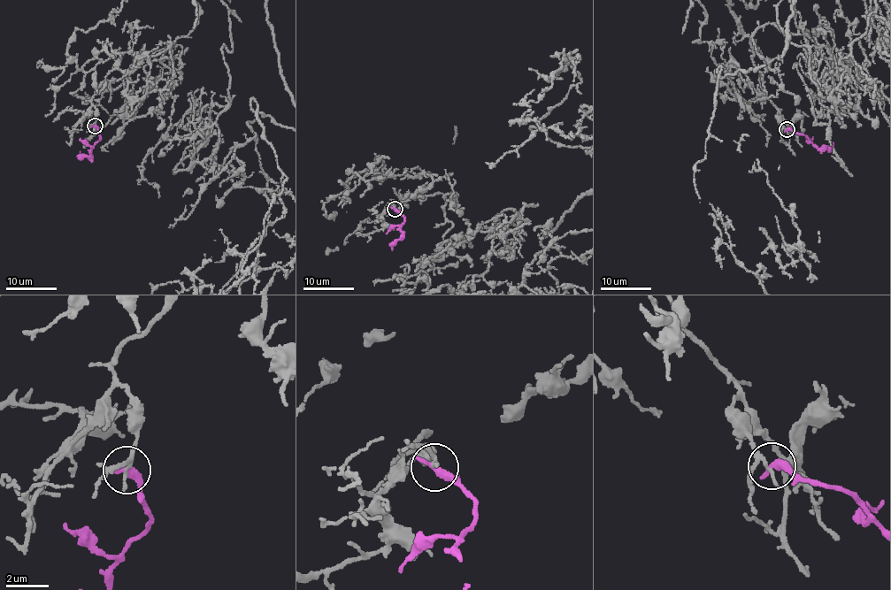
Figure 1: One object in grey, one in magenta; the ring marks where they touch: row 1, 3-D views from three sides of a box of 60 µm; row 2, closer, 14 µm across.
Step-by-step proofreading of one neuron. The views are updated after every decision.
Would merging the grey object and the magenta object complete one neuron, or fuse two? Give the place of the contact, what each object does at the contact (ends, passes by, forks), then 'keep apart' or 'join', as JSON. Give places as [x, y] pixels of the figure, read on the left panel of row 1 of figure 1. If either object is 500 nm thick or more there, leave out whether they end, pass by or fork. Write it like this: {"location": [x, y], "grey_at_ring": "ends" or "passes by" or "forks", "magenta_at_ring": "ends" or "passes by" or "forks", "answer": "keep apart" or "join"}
{"location": [95, 126], "grey_at_ring": "passes by", "magenta_at_ring": "ends", "answer": "keep apart"}

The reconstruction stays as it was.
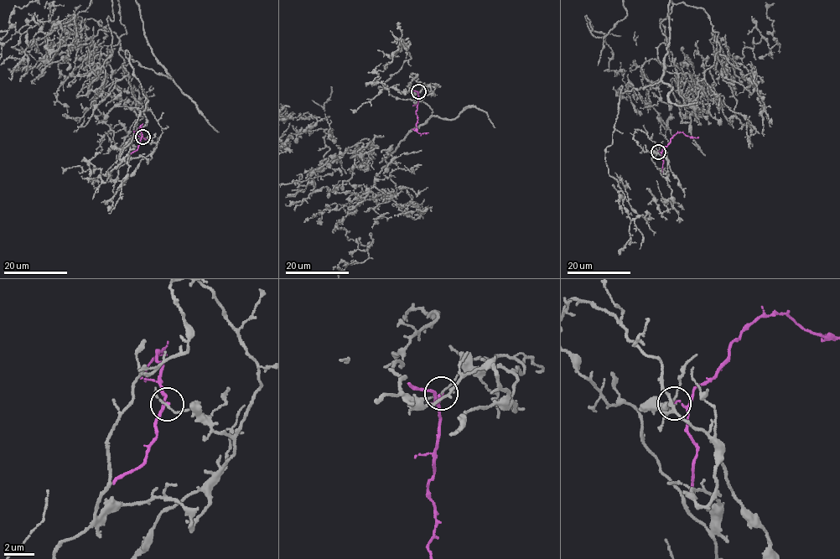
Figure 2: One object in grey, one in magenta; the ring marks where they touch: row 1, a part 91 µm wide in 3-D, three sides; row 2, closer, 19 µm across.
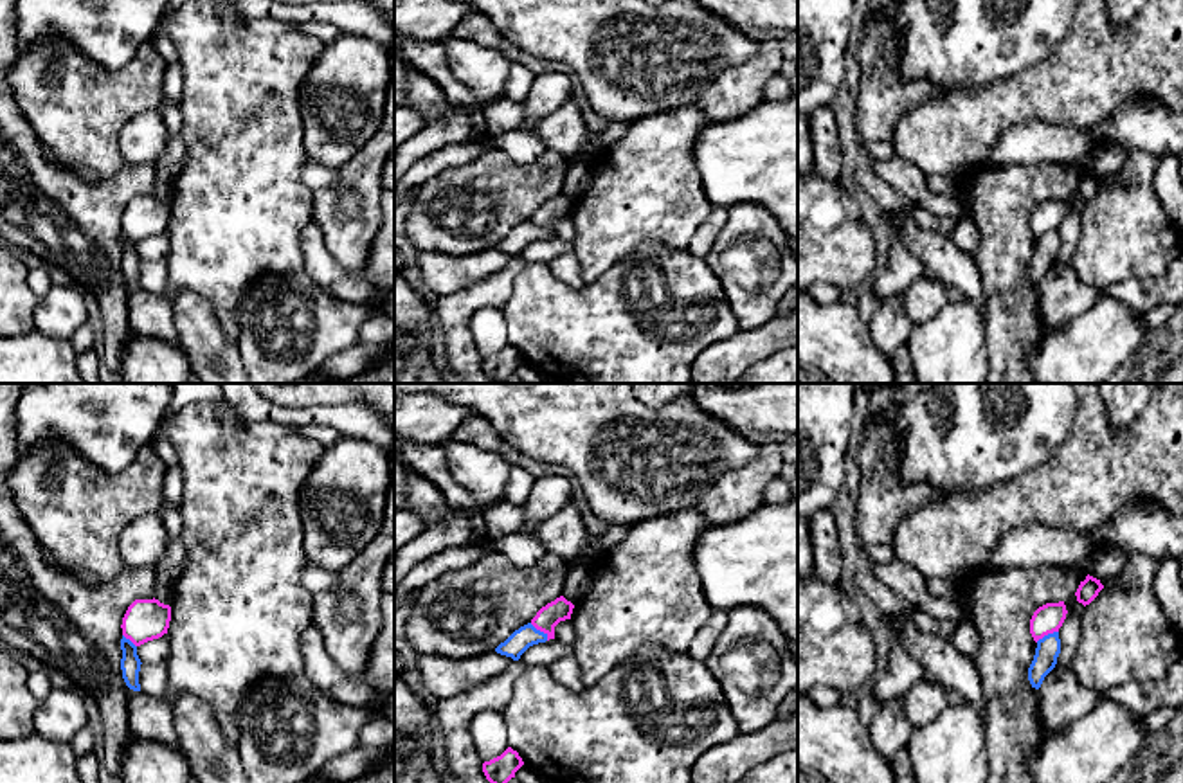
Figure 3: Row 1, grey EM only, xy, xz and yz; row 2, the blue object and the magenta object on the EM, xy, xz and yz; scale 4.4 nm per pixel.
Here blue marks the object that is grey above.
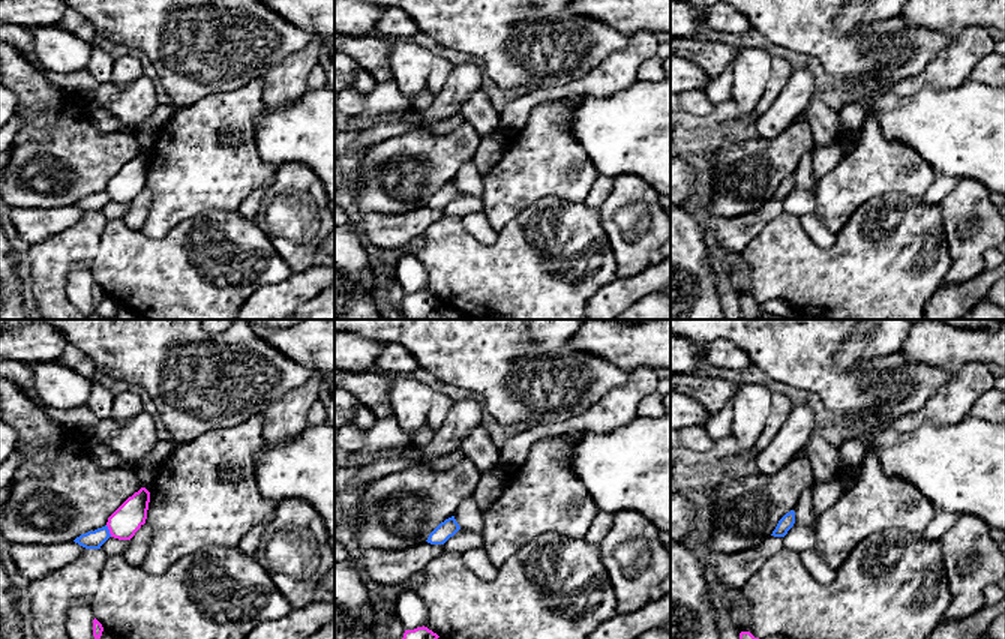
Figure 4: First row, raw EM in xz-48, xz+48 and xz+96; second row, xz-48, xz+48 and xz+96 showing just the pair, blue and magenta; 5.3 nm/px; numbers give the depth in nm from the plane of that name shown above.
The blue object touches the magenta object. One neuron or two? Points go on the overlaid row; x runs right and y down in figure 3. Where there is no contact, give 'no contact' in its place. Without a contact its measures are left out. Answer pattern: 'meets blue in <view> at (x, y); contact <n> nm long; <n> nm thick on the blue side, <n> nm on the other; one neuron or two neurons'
meets blue in xz at (539, 630); contact 120 nm long; 100 nm thick on the blue side, 100 nm on the other; two neurons

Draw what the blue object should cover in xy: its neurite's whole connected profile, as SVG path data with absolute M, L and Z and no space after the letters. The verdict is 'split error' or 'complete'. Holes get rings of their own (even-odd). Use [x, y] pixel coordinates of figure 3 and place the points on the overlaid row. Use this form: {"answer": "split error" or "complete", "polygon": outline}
{"answer": "complete", "polygon": "M122 635L121 650L122 650L121 659L122 679L130 689L140 691L139 671L142 662L137 655L137 646Z"}

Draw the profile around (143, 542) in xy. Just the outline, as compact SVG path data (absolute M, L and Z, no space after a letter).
M144 515L119 535L121 560L126 567L157 565L166 547L167 535L158 515Z

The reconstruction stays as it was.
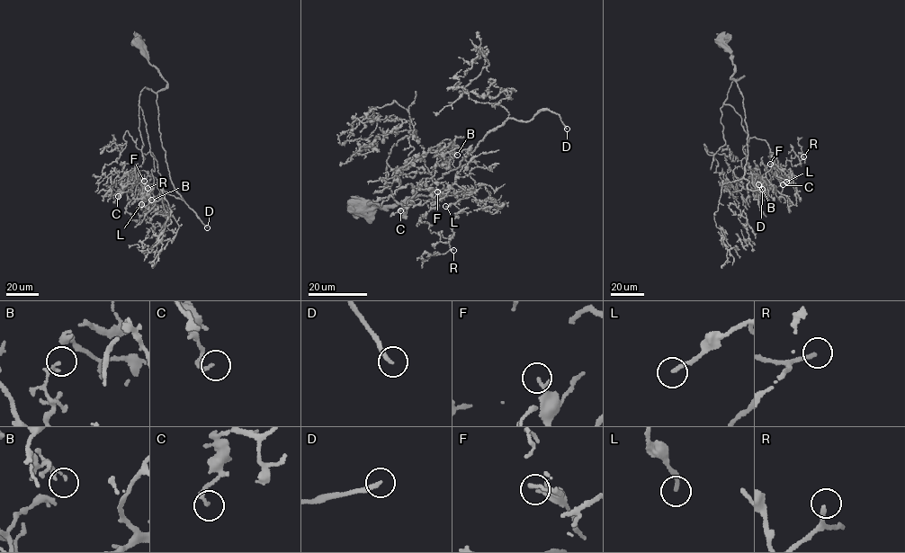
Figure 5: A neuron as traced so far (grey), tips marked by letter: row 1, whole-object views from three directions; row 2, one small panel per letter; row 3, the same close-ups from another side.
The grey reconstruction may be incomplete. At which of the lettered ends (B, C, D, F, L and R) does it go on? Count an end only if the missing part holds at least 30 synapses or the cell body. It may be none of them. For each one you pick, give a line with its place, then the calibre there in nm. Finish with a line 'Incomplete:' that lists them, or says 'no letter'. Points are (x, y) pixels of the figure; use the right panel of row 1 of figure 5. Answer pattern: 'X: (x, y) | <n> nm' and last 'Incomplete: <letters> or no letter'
D: (762, 189) | 200 nm
L: (786, 182) | 180 nm
R: (803, 156) | 170 nm
Incomplete: D, L, R

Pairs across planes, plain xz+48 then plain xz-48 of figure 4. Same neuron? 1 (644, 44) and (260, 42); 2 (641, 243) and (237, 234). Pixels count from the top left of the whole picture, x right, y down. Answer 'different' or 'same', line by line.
1: different
2: different

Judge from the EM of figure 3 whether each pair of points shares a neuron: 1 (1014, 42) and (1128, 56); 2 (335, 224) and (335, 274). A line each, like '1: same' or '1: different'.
1: different
2: different

